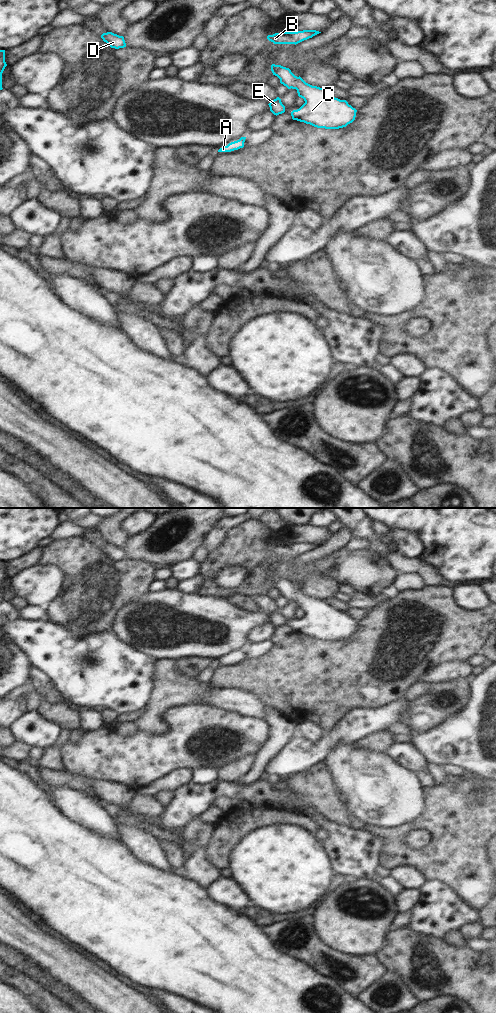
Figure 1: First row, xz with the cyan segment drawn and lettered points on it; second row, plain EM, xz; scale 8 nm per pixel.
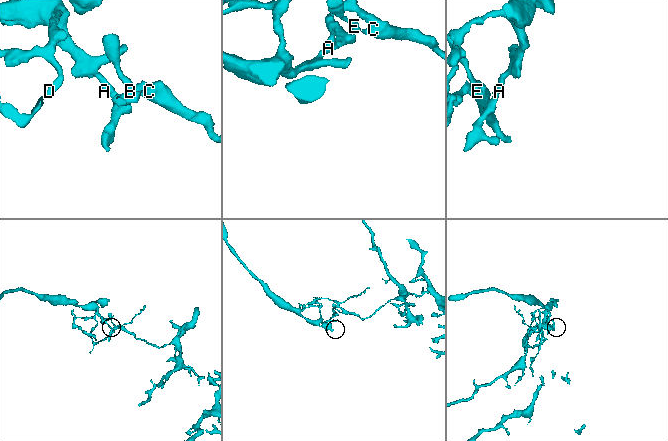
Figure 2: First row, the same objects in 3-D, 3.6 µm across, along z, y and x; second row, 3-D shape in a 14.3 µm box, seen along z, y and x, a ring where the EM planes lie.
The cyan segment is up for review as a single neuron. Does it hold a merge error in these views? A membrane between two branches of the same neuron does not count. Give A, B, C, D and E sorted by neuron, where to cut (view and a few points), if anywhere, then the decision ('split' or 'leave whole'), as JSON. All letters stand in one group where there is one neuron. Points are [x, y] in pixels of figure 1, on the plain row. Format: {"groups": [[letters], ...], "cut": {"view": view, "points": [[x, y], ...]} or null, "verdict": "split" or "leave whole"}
{"groups": [["A", "B", "C", "D", "E"]], "cut": null, "verdict": "leave whole"}

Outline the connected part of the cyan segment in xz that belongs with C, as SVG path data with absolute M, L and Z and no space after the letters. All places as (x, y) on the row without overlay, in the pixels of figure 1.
M271 577L273 587L288 601L296 601L305 615L291 624L293 632L310 636L317 640L339 641L355 632L357 622L346 612L331 608L325 600L312 598L300 588L295 588L289 580Z

